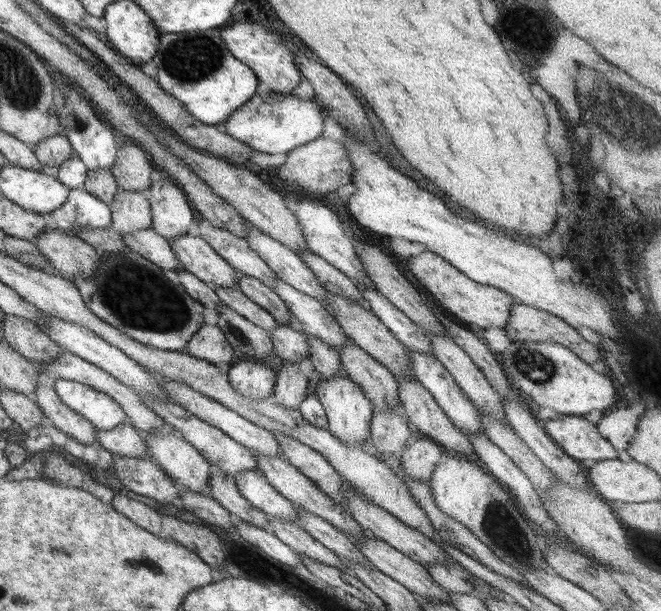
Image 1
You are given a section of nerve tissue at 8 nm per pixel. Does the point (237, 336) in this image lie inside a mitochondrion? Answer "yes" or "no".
yes

